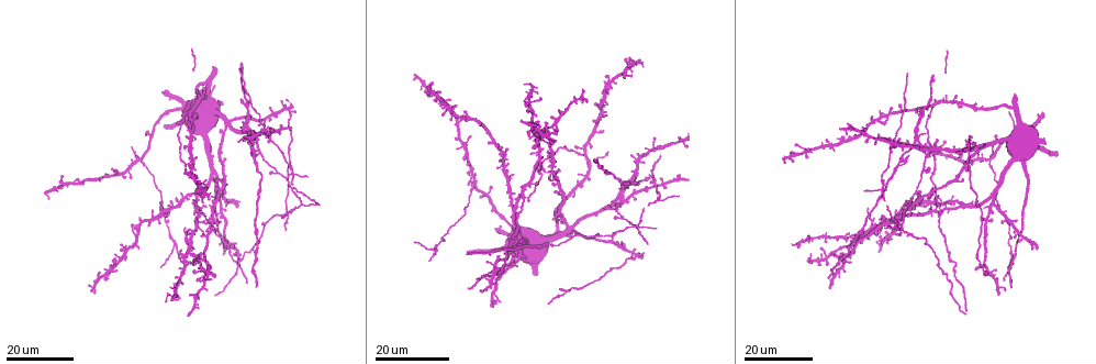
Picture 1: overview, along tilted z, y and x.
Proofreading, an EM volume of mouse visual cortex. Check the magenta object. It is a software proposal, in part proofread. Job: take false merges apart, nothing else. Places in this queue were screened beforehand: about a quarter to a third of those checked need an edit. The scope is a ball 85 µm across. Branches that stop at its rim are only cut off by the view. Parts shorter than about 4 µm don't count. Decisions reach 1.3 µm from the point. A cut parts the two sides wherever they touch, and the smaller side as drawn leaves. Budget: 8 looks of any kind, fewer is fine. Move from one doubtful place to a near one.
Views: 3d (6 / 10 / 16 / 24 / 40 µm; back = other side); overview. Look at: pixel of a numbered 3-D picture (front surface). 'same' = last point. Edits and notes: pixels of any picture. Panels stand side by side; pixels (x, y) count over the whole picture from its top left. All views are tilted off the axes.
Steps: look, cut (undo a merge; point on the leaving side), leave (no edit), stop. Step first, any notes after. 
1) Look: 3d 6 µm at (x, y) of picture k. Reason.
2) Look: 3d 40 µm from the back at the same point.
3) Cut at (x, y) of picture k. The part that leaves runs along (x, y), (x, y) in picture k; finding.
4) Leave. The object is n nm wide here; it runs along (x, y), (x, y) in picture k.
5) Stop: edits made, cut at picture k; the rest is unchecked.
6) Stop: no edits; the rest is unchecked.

Look: 3d 24 µm at (191, 243) of picture 1. Small branch off a trunk.

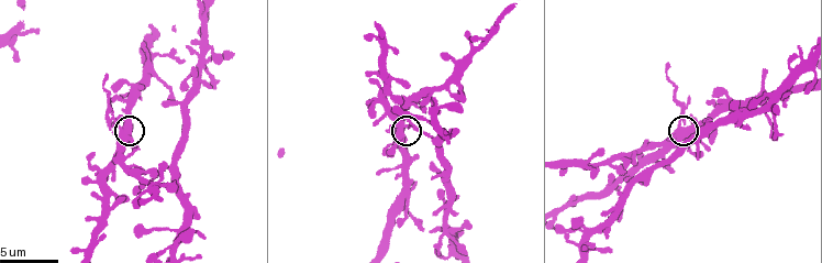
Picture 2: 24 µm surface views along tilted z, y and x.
Look: 3d 6 µm at (119, 135) of picture 2. Zoom in.

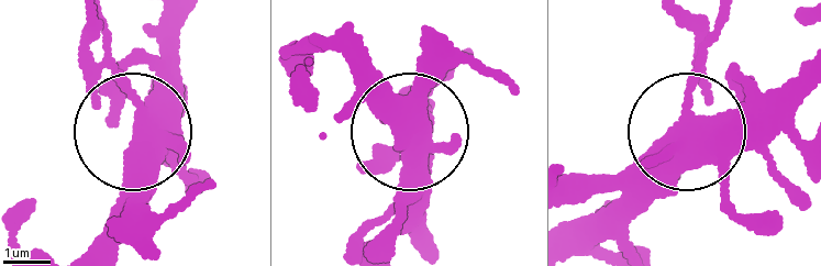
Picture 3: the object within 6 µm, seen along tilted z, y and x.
Cut at (87, 54) of picture 3. The part that leaves runs along (136, 100), (90, 17) in picture 3; two cells meet here.

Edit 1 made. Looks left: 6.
Look: 3d 24 µm at (588, 172) of picture 1. Three arms meet.

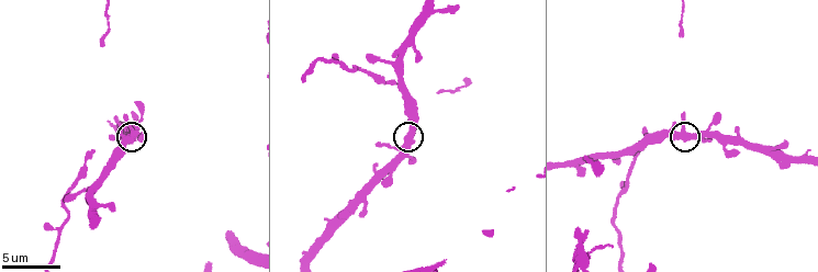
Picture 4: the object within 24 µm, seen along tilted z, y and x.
Look: 3d 6 µm at (680, 132) of picture 4.

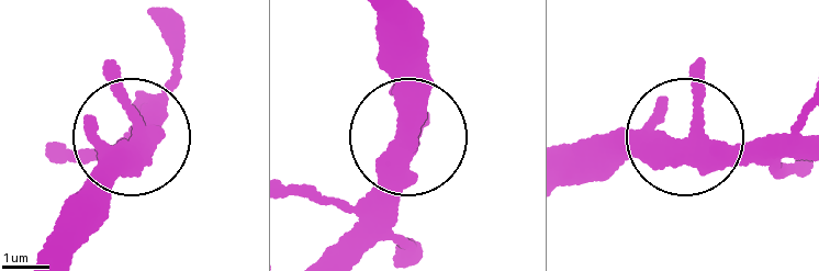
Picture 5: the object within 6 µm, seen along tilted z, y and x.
Leave. The side arm is 16 µm long; continuous, no second cell.

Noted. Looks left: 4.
Look: 3d 24 µm at (292, 211) of picture 1. Three arms meet.

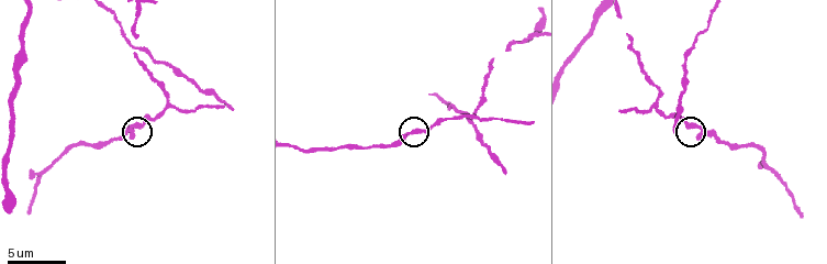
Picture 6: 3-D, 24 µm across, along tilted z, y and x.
Look: 3d 6 µm at (700, 125) of picture 6. Closer look.

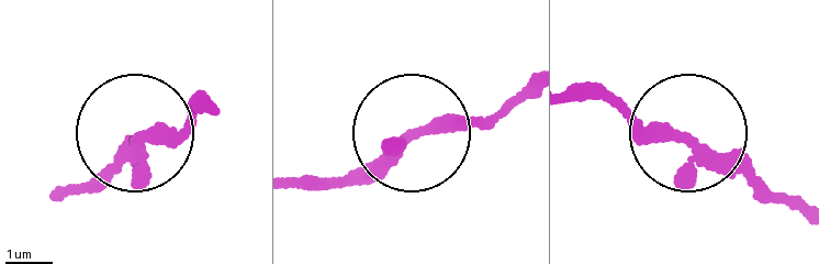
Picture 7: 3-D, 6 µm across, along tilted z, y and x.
Leave. The object is 210 nm wide here; continuous, no second cell.

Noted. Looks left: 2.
Look: 3d 16 µm at (295, 175) of picture 1. Looks like a crossing.

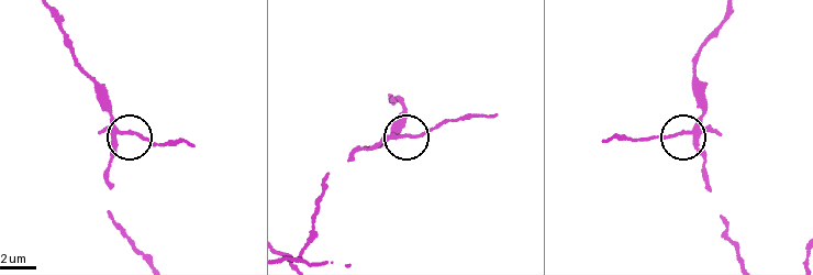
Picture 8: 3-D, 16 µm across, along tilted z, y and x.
Look: 3d 10 µm at (692, 131) of picture 8.

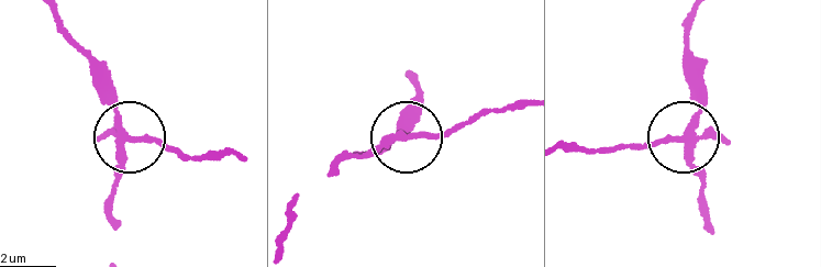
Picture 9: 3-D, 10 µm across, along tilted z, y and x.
Cut at (101, 137) of picture 9. The side arm is 7 µm long; 4 arms meet here; a second cell is stuck on.

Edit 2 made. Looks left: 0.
Stop: edits made, cut at picture 3, cut at picture 9; the rest is unchecked.

